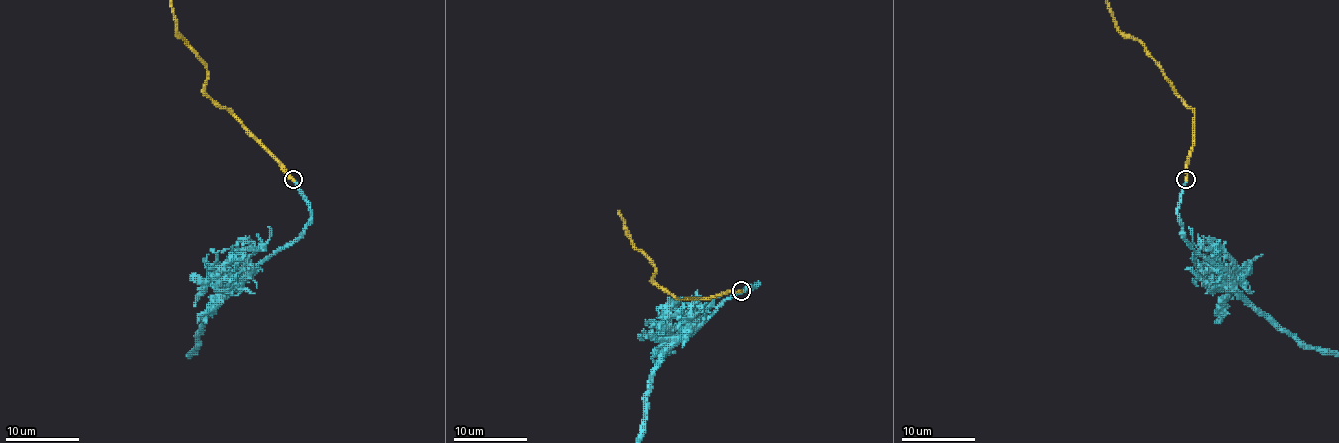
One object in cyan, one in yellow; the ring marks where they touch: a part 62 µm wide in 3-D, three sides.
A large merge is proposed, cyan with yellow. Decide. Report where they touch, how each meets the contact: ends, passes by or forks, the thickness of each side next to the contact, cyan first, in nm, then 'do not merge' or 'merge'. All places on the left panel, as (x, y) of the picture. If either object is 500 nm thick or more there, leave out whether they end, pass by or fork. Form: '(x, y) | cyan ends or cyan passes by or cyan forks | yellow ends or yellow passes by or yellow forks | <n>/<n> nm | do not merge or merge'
(293, 179) | cyan ends | yellow ends | 300/320 nm | merge

